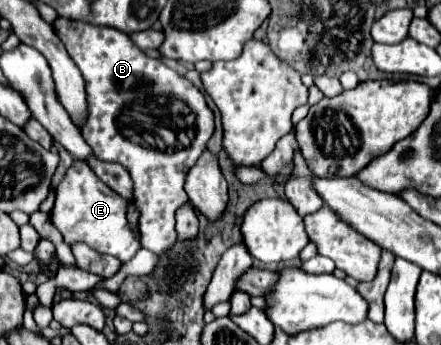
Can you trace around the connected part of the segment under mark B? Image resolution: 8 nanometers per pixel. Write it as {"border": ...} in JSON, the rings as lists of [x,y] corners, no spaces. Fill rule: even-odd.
{"border":[[[58,17],[52,25],[86,81],[88,115],[80,133],[96,157],[128,169],[134,181],[134,205],[140,211],[140,243],[164,255],[176,243],[174,213],[188,203],[184,179],[214,133],[214,115],[186,77],[148,57],[130,35],[66,17]],[[168,131],[174,133],[172,147],[160,137]]]}

